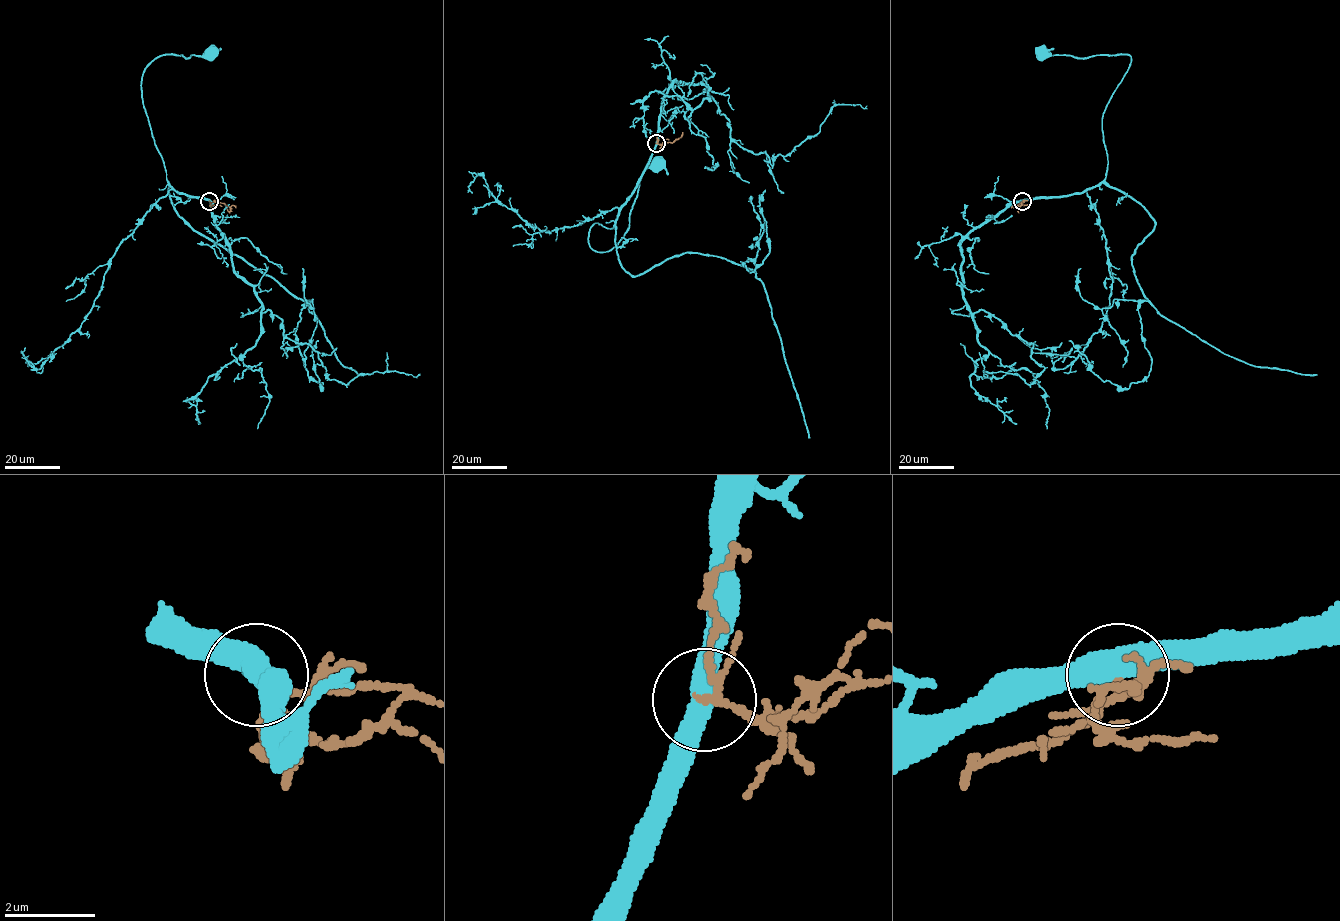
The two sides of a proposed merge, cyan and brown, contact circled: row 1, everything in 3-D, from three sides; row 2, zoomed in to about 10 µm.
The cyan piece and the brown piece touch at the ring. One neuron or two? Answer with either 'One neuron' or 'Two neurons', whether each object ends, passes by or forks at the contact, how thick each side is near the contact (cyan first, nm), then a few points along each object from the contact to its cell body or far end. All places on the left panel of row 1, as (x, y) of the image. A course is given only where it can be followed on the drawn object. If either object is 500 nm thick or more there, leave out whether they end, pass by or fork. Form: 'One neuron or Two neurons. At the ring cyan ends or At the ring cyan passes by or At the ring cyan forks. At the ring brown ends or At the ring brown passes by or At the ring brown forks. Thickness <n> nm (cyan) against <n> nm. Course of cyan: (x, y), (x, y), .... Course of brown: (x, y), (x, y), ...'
Two neurons. At the ring cyan passes by. At the ring brown passes by. Thickness 480 nm (cyan) against 110 nm. Course of cyan: (210, 201), (181, 194), (171, 186), (141, 88), (142, 73), (158, 57), (189, 57), (212, 51). Course of brown: (210, 201), (235, 207)

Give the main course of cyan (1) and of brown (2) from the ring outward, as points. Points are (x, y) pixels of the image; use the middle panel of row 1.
1: (657, 143), (611, 228), (597, 223), (589, 230), (593, 250), (617, 244), (629, 227), (641, 173), (659, 161)
2: (657, 143), (673, 142), (682, 132)

